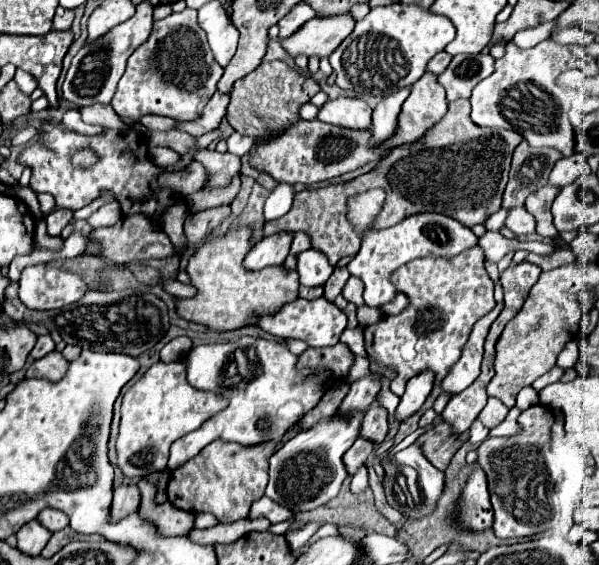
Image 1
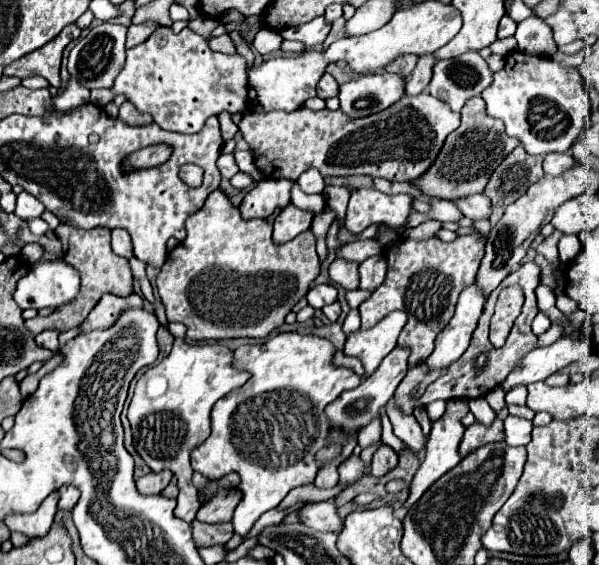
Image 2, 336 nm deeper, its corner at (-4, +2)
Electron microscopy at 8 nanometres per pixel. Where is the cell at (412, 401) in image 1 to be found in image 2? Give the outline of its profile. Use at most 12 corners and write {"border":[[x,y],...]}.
{"border":[[476,285],[462,291],[454,317],[426,359],[442,371],[462,357],[482,315]]}

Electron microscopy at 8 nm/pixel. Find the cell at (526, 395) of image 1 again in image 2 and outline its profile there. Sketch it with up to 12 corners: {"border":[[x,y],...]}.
{"border":[[526,385],[512,387],[506,401],[524,405],[528,389]]}

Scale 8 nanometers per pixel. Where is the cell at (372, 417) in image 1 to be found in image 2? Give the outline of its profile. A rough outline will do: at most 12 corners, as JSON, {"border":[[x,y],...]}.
{"border":[[382,445],[372,455],[370,473],[382,477],[396,465],[396,451]]}

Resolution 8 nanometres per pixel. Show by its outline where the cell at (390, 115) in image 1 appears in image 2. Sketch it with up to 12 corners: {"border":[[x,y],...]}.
{"border":[[420,57],[406,79],[406,95],[420,95],[432,79],[436,59]]}

